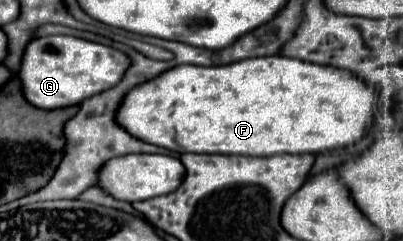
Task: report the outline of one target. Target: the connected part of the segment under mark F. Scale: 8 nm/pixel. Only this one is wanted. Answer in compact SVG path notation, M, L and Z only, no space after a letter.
M283 55L243 59L219 67L181 65L165 71L149 83L139 83L125 103L117 107L117 123L137 139L177 153L223 153L223 155L277 155L277 153L319 153L359 141L365 135L371 115L377 113L377 91L355 75L337 67L297 61Z

